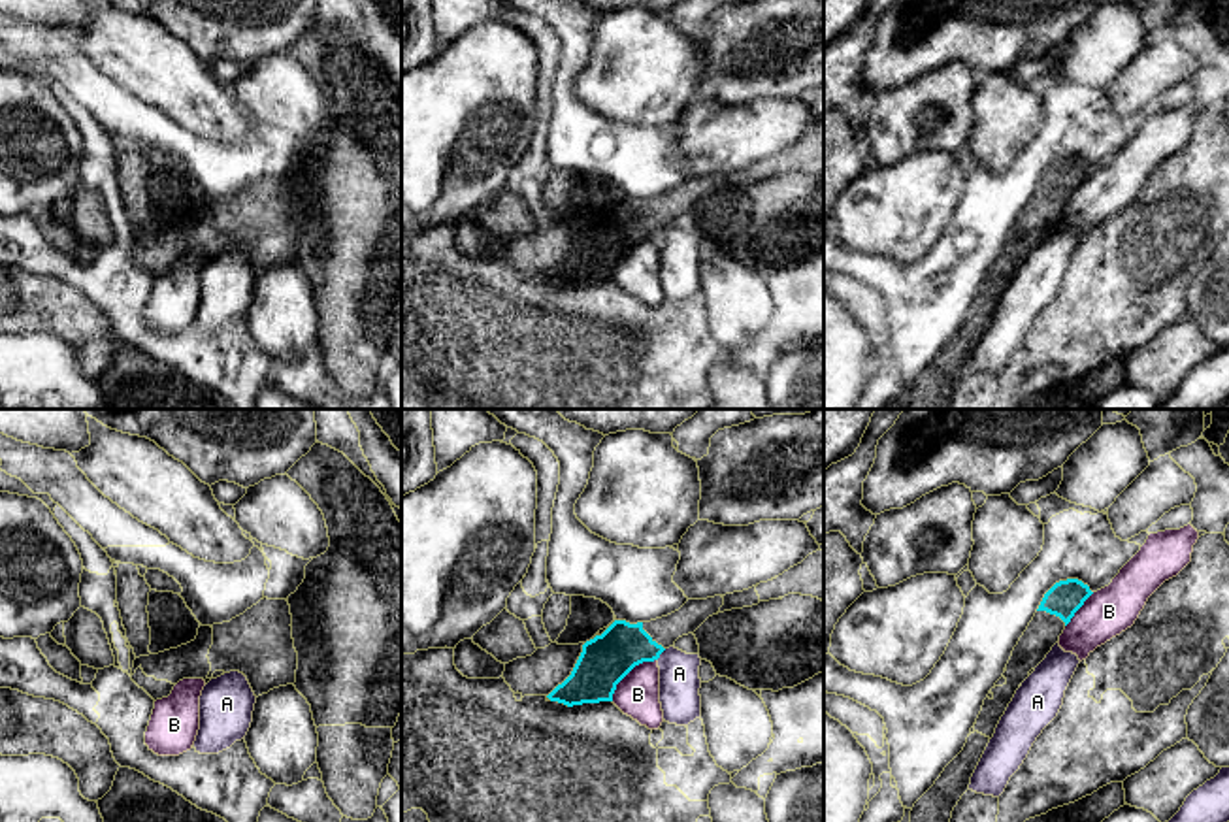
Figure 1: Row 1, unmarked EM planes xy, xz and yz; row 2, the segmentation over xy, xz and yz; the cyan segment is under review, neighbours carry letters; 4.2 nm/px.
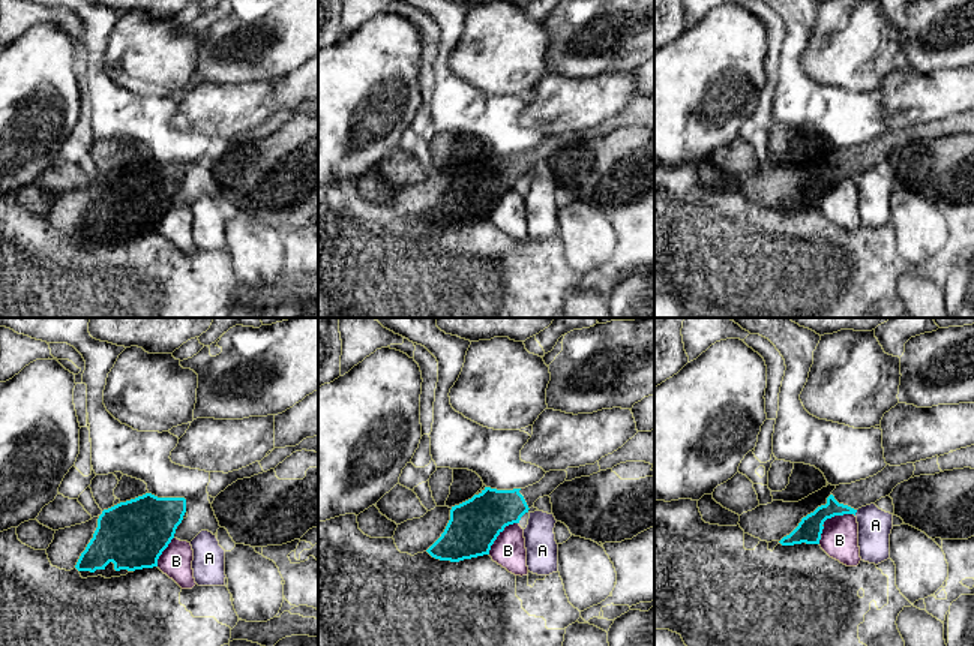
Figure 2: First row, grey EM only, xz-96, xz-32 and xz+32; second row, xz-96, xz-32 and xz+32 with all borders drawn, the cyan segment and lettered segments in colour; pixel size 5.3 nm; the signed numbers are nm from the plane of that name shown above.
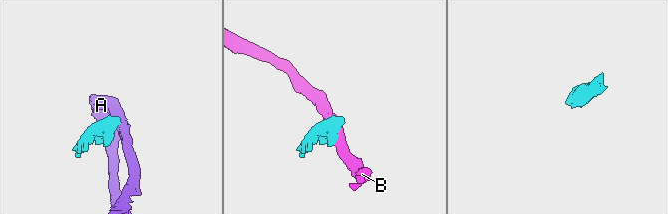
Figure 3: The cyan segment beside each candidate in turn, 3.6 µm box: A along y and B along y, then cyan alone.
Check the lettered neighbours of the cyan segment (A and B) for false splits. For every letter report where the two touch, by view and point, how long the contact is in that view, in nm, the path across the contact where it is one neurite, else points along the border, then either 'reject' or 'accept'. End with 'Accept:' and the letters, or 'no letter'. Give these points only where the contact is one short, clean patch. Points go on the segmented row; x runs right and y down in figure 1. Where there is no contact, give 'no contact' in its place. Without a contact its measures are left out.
A: xz (660, 653) | 60 nm | along xz (666, 649), (656, 658) | reject
B: xz (628, 672) | 260 nm | along xz (656, 658), (639, 662), (617, 685), (611, 700) | reject
Accept: no letter

